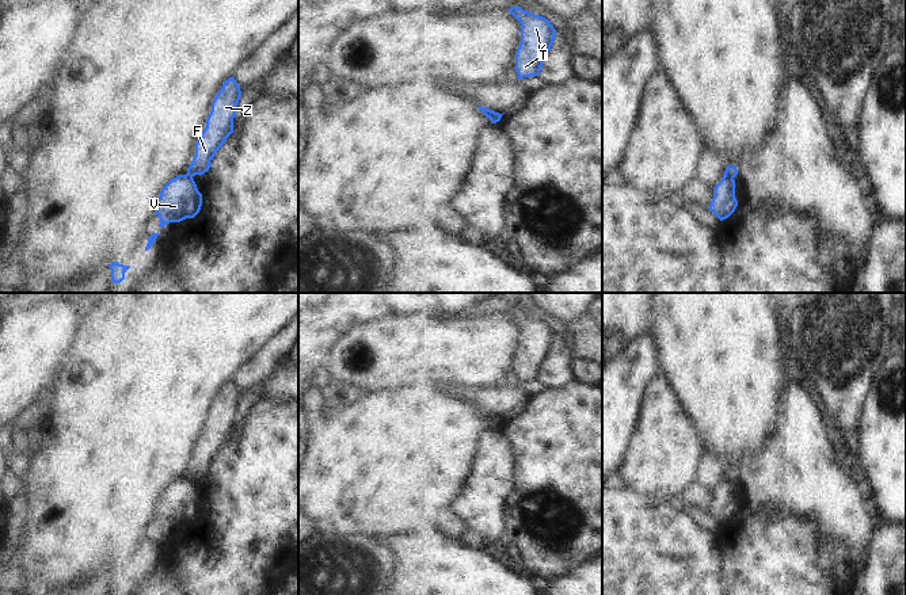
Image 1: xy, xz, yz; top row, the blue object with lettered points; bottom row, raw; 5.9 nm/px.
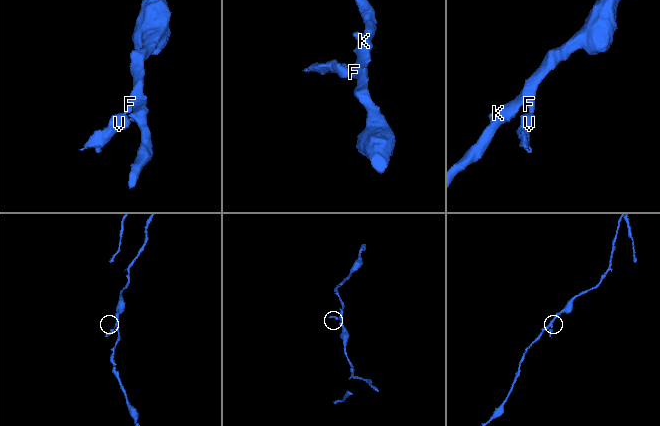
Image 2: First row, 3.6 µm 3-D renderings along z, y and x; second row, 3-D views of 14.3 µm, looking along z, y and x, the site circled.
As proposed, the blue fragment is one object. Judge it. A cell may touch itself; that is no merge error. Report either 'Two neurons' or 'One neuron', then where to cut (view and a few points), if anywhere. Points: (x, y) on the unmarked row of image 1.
Two neurons. Split along yz (724, 477), (733, 481)

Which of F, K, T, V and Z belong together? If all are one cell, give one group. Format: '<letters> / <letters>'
F K T Z / V

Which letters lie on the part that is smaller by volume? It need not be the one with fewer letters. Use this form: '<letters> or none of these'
V

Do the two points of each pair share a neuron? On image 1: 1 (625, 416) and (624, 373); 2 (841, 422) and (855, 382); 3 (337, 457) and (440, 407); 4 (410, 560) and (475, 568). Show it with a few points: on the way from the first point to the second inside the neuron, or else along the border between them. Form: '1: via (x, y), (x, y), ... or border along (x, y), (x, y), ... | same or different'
1: via (624, 405), (624, 384) | same
2: via (845, 412), (845, 392) | same
3: via (362, 457), (389, 457), (414, 433) | same
4: via (426, 567), (459, 568) | same

